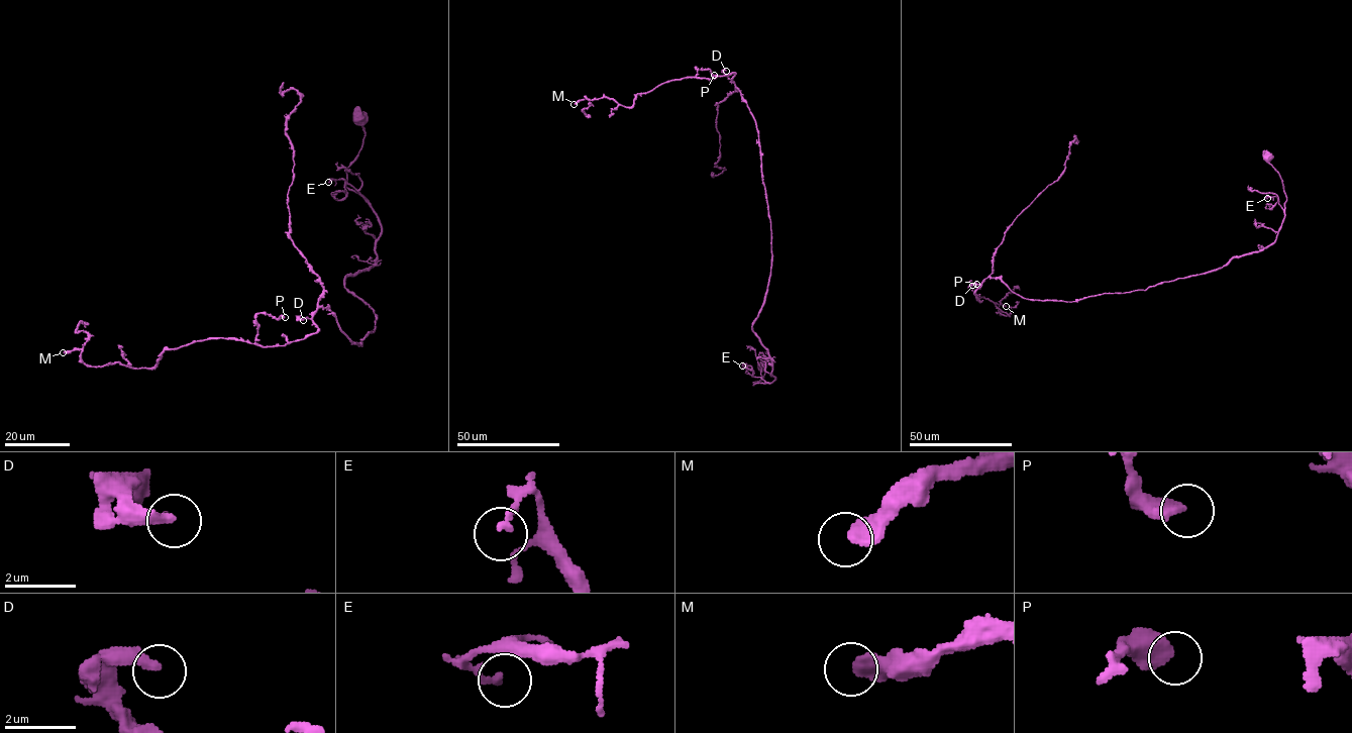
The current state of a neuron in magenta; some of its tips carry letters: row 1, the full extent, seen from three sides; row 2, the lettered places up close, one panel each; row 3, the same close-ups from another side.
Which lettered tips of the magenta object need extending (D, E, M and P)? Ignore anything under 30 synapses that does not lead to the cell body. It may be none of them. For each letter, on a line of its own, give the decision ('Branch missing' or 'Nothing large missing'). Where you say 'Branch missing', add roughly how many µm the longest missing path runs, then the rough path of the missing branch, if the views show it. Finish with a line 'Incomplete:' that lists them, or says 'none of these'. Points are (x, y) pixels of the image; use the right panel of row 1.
D: Nothing large missing
E: Nothing large missing
M: Nothing large missing
P: Nothing large missing
Incomplete: none of these

